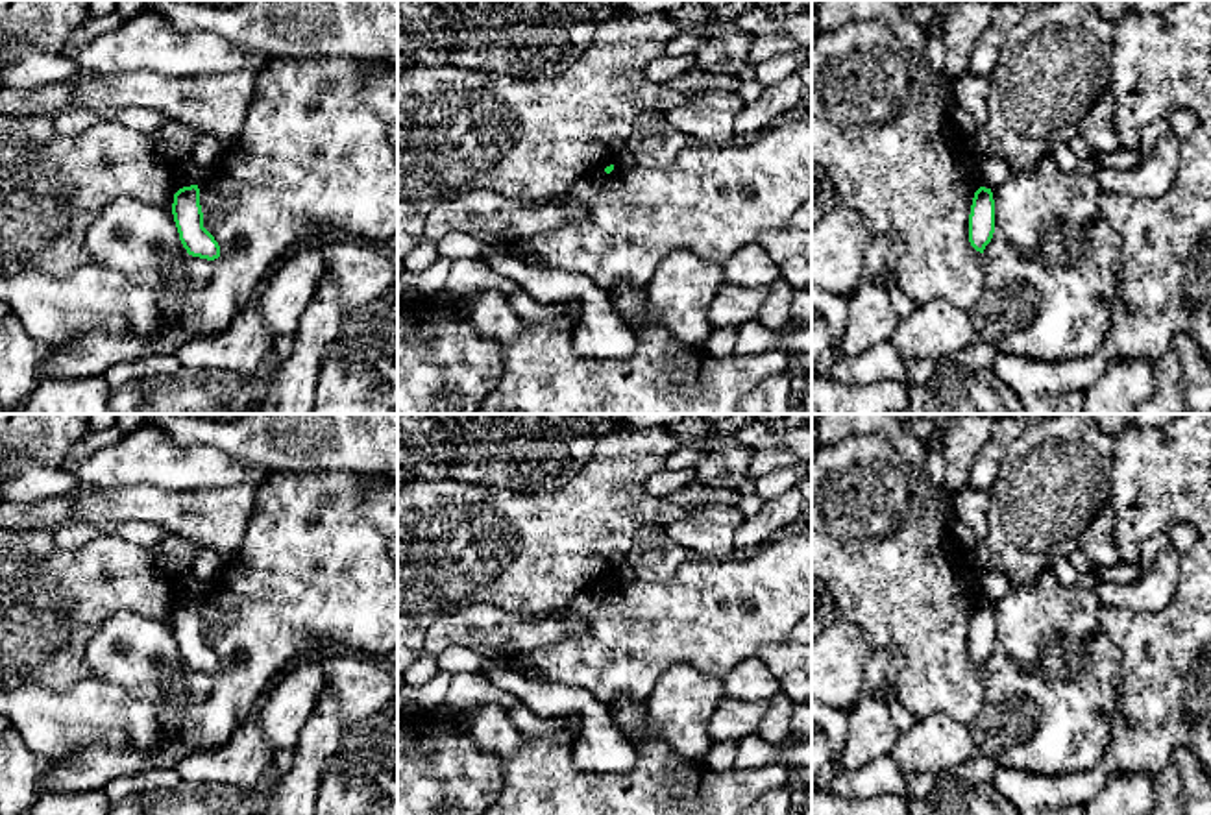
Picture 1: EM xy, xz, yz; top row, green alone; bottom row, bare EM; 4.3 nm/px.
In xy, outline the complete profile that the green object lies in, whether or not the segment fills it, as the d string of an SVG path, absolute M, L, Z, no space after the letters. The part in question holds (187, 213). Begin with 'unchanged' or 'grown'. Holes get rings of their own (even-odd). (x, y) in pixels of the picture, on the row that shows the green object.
unchanged; M198 185L183 187L174 194L172 214L179 240L189 255L207 261L220 257L218 242L203 227Z

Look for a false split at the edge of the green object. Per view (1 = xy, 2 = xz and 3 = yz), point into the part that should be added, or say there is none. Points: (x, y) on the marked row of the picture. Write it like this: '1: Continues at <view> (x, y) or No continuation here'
1: No continuation here
2: No continuation here
3: No continuation here

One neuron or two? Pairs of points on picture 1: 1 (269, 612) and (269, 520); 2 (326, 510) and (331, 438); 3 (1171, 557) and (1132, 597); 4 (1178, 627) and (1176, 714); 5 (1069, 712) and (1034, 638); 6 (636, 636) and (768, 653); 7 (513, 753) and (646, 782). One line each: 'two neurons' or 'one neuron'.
1: one neuron
2: two neurons
3: one neuron
4: one neuron
5: one neuron
6: two neurons
7: one neuron

